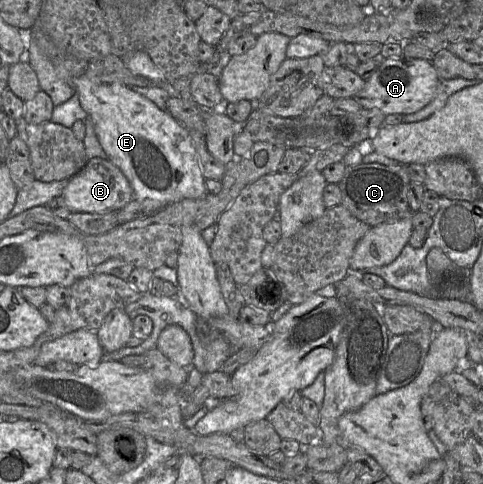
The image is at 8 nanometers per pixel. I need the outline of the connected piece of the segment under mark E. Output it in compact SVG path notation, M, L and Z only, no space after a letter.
M86 75L73 79L81 107L92 120L94 131L109 159L126 176L133 189L133 199L151 213L183 199L198 199L207 194L199 155L188 130L154 102L120 83L92 81Z

